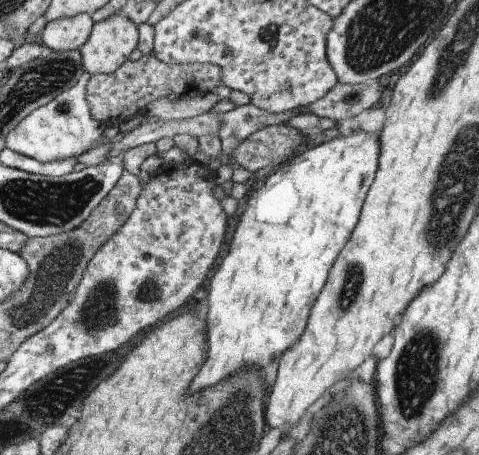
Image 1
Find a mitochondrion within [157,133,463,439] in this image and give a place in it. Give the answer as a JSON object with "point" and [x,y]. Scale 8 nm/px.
{"point":[420,366]}

